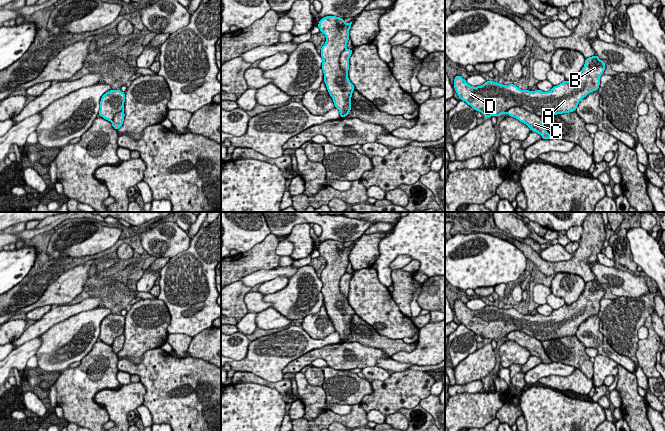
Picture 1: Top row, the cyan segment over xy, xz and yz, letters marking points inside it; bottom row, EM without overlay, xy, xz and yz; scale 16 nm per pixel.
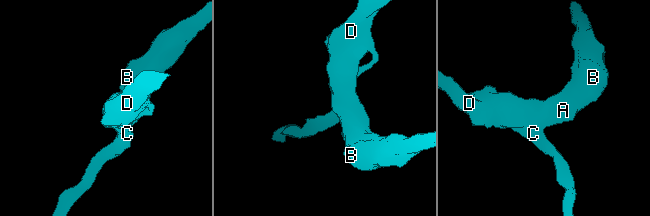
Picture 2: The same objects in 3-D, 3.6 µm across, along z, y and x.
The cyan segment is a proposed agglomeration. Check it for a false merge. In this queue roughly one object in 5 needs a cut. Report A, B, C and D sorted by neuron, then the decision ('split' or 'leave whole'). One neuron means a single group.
A B C D; leave whole

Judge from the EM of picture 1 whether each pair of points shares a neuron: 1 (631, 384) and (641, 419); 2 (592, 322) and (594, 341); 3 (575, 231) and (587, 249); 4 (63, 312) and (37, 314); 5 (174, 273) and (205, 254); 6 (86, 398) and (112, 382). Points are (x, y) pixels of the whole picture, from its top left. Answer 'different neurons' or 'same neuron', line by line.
1: same neuron
2: same neuron
3: different neurons
4: different neurons
5: same neuron
6: same neuron

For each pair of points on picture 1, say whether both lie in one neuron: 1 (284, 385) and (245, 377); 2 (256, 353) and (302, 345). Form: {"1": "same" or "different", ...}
{"1": "same", "2": "same"}

